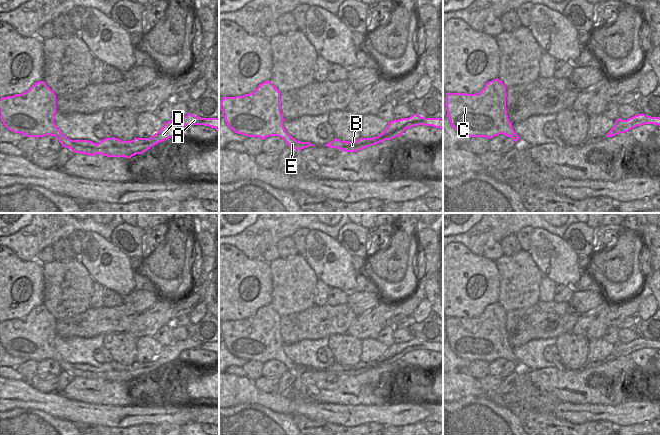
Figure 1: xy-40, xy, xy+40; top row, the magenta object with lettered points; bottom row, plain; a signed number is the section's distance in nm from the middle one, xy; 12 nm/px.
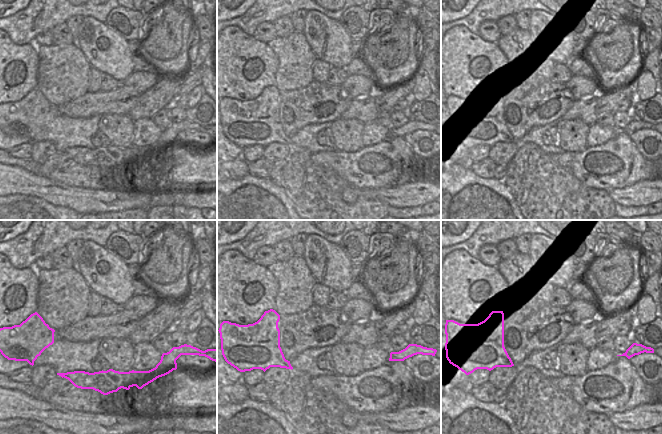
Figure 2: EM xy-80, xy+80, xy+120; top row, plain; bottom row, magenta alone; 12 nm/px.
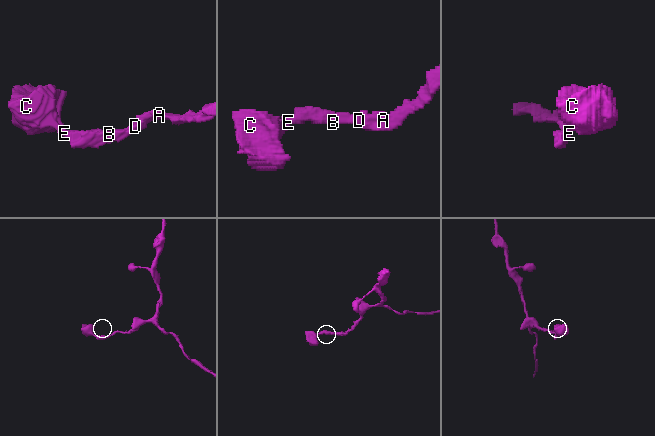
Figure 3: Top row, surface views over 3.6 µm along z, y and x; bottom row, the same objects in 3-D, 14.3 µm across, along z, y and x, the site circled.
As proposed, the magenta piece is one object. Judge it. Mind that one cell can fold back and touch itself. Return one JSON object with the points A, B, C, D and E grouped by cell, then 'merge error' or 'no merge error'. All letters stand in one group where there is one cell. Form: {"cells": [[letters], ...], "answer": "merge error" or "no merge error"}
{"cells": [["A", "B", "C", "D", "E"]], "answer": "no merge error"}

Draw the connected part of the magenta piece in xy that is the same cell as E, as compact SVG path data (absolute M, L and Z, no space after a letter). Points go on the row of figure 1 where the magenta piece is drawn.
M265 81L249 94L222 97L220 110L228 127L237 134L259 137L282 138L289 148L296 151L314 146L309 142L297 141L283 127L284 118L280 111L280 92L271 81Z

